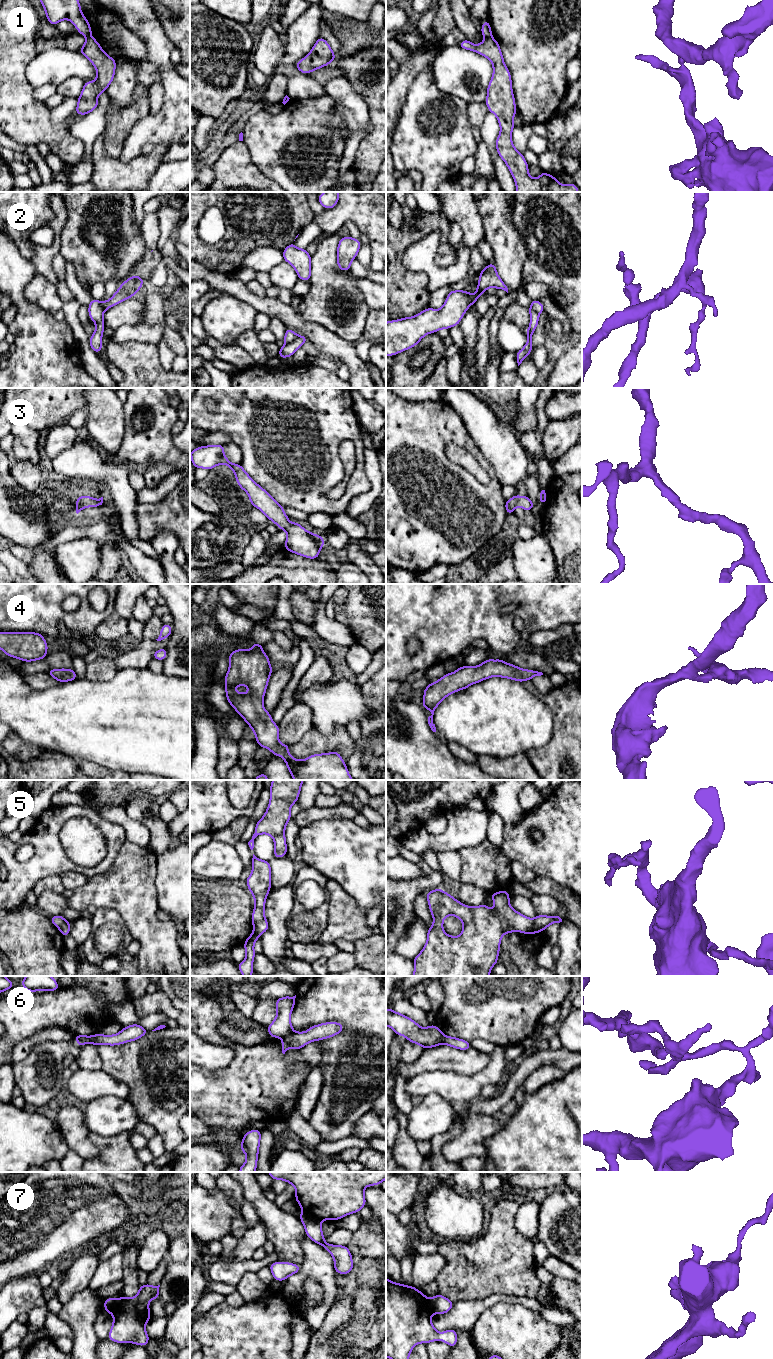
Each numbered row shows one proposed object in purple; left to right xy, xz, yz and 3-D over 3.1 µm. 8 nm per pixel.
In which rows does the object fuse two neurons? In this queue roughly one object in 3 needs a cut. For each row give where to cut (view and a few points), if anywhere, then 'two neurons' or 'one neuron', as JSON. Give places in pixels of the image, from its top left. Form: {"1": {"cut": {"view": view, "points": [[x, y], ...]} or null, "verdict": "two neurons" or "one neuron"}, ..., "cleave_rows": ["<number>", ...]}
{"1": {"cut": {"view": "yz", "points": [[491, 35], [486, 38]]}, "verdict": "two neurons"}, "2": {"cut": {"view": "xz", "points": [[298, 336], [286, 344]]}, "verdict": "two neurons"}, "3": {"cut": null, "verdict": "one neuron"}, "4": {"cut": null, "verdict": "one neuron"}, "5": {"cut": {"view": "yz", "points": [[532, 919], [542, 930]]}, "verdict": "two neurons"}, "6": {"cut": {"view": "xz", "points": [[293, 1031], [282, 1039]]}, "verdict": "two neurons"}, "7": {"cut": {"view": "xz", "points": [[302, 1210], [320, 1221]]}, "verdict": "two neurons"}, "cleave_rows": ["1", "2", "5", "6", "7"]}

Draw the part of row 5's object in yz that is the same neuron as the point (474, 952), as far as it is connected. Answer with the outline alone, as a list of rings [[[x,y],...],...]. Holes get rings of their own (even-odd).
[[[441,888],[431,890],[425,896],[433,917],[433,925],[428,928],[427,942],[421,952],[413,959],[412,976],[489,976],[492,967],[498,963],[500,943],[503,934],[522,932],[526,935],[541,933],[532,918],[528,918],[514,910],[509,904],[509,892],[506,890],[491,893],[495,909],[481,904],[470,907],[462,904]],[[453,915],[463,924],[463,931],[457,937],[446,934],[443,921]]]

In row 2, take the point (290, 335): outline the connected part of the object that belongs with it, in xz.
[[[286,327],[286,332],[283,338],[286,344],[293,342],[297,337],[298,335],[293,330]]]

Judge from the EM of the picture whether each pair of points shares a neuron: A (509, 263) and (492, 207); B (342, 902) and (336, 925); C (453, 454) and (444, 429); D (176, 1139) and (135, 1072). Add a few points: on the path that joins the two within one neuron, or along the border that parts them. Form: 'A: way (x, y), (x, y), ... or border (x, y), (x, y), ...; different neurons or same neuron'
A: way (508, 249), (503, 244), (501, 227), (497, 221); same neuron
B: way (342, 908), (342, 919); same neuron
C: border (444, 445), (448, 442), (453, 442), (469, 452); different neurons
D: way (166, 1122), (164, 1116), (150, 1102), (146, 1089); same neuron

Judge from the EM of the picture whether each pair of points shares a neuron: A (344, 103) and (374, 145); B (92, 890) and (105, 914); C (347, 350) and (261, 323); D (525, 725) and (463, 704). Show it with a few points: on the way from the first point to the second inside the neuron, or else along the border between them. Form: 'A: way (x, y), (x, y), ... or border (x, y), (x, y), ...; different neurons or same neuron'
A: border (363, 97), (368, 108), (370, 120); different neurons
B: border (97, 908), (111, 908), (123, 919); different neurons
C: border (258, 312), (263, 312), (271, 318); different neurons
D: way (510, 719), (478, 717); same neuron

